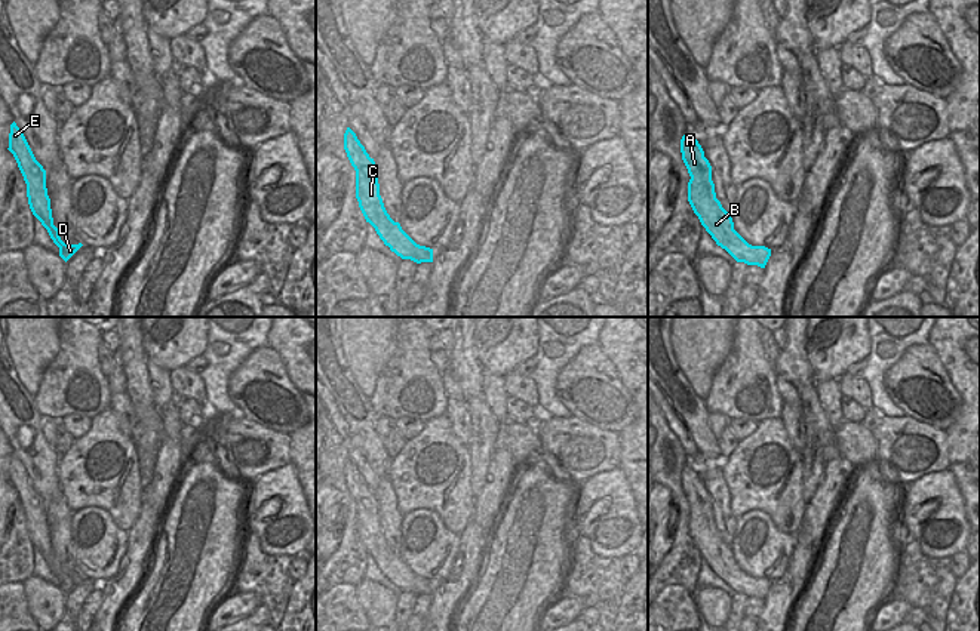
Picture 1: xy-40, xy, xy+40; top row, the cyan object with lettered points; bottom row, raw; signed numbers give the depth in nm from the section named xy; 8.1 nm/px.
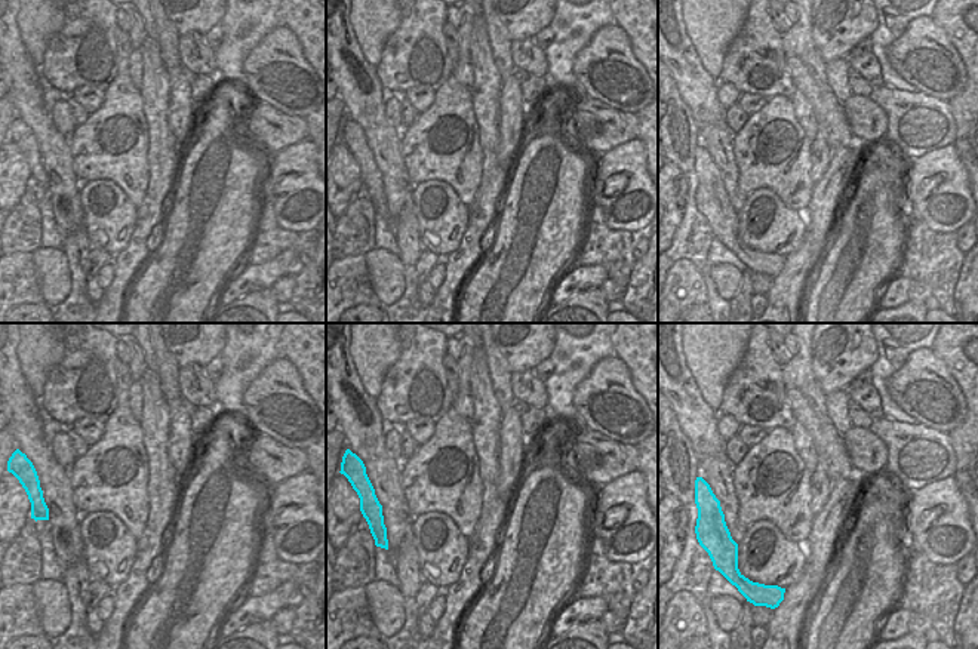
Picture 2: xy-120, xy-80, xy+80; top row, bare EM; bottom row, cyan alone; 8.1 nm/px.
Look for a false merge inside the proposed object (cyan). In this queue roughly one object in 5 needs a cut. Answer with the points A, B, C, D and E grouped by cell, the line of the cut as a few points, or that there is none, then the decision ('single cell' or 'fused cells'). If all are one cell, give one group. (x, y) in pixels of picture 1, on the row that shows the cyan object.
groups A B C D E; cut none; single cell

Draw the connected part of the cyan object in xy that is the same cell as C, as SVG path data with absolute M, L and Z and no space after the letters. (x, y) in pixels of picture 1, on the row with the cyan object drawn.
M350 127L344 133L344 150L356 170L356 198L366 222L375 228L384 244L402 259L411 259L417 264L433 262L433 249L417 244L387 213L380 196L377 164Z

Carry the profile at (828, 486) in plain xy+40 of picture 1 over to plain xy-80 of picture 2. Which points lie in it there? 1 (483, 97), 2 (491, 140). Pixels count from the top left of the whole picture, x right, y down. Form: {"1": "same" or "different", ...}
{"1": "different", "2": "different"}

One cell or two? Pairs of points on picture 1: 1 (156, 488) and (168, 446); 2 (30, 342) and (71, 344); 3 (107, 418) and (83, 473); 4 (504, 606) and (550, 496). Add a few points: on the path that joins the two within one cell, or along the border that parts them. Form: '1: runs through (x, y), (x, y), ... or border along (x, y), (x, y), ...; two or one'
1: runs through (165, 477), (168, 456); one
2: border along (58, 332), (58, 353), (43, 375); two
3: runs through (103, 431), (79, 455), (82, 459); one
4: runs through (518, 578), (528, 553), (534, 522); one

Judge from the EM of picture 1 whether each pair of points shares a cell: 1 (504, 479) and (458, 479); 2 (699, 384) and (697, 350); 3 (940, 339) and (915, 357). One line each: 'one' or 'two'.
1: two
2: one
3: two

